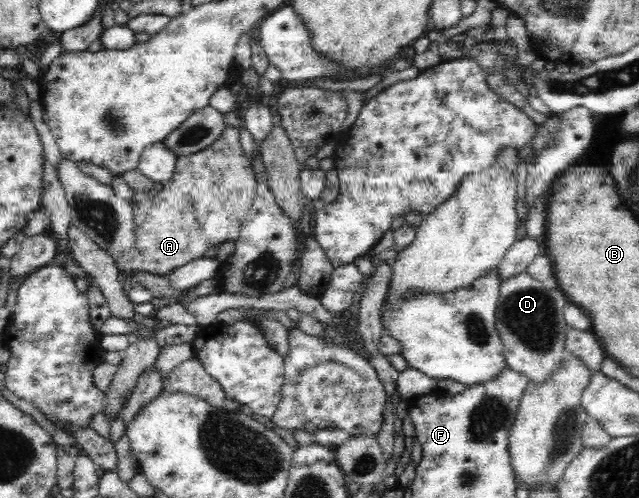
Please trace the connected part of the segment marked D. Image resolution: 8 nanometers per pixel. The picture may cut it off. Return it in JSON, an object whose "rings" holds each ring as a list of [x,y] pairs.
{"rings":[[[526,271],[502,281],[496,309],[496,324],[503,344],[503,355],[507,367],[520,373],[530,383],[547,381],[566,354],[567,324],[564,320],[566,297],[560,290],[550,290]]]}

